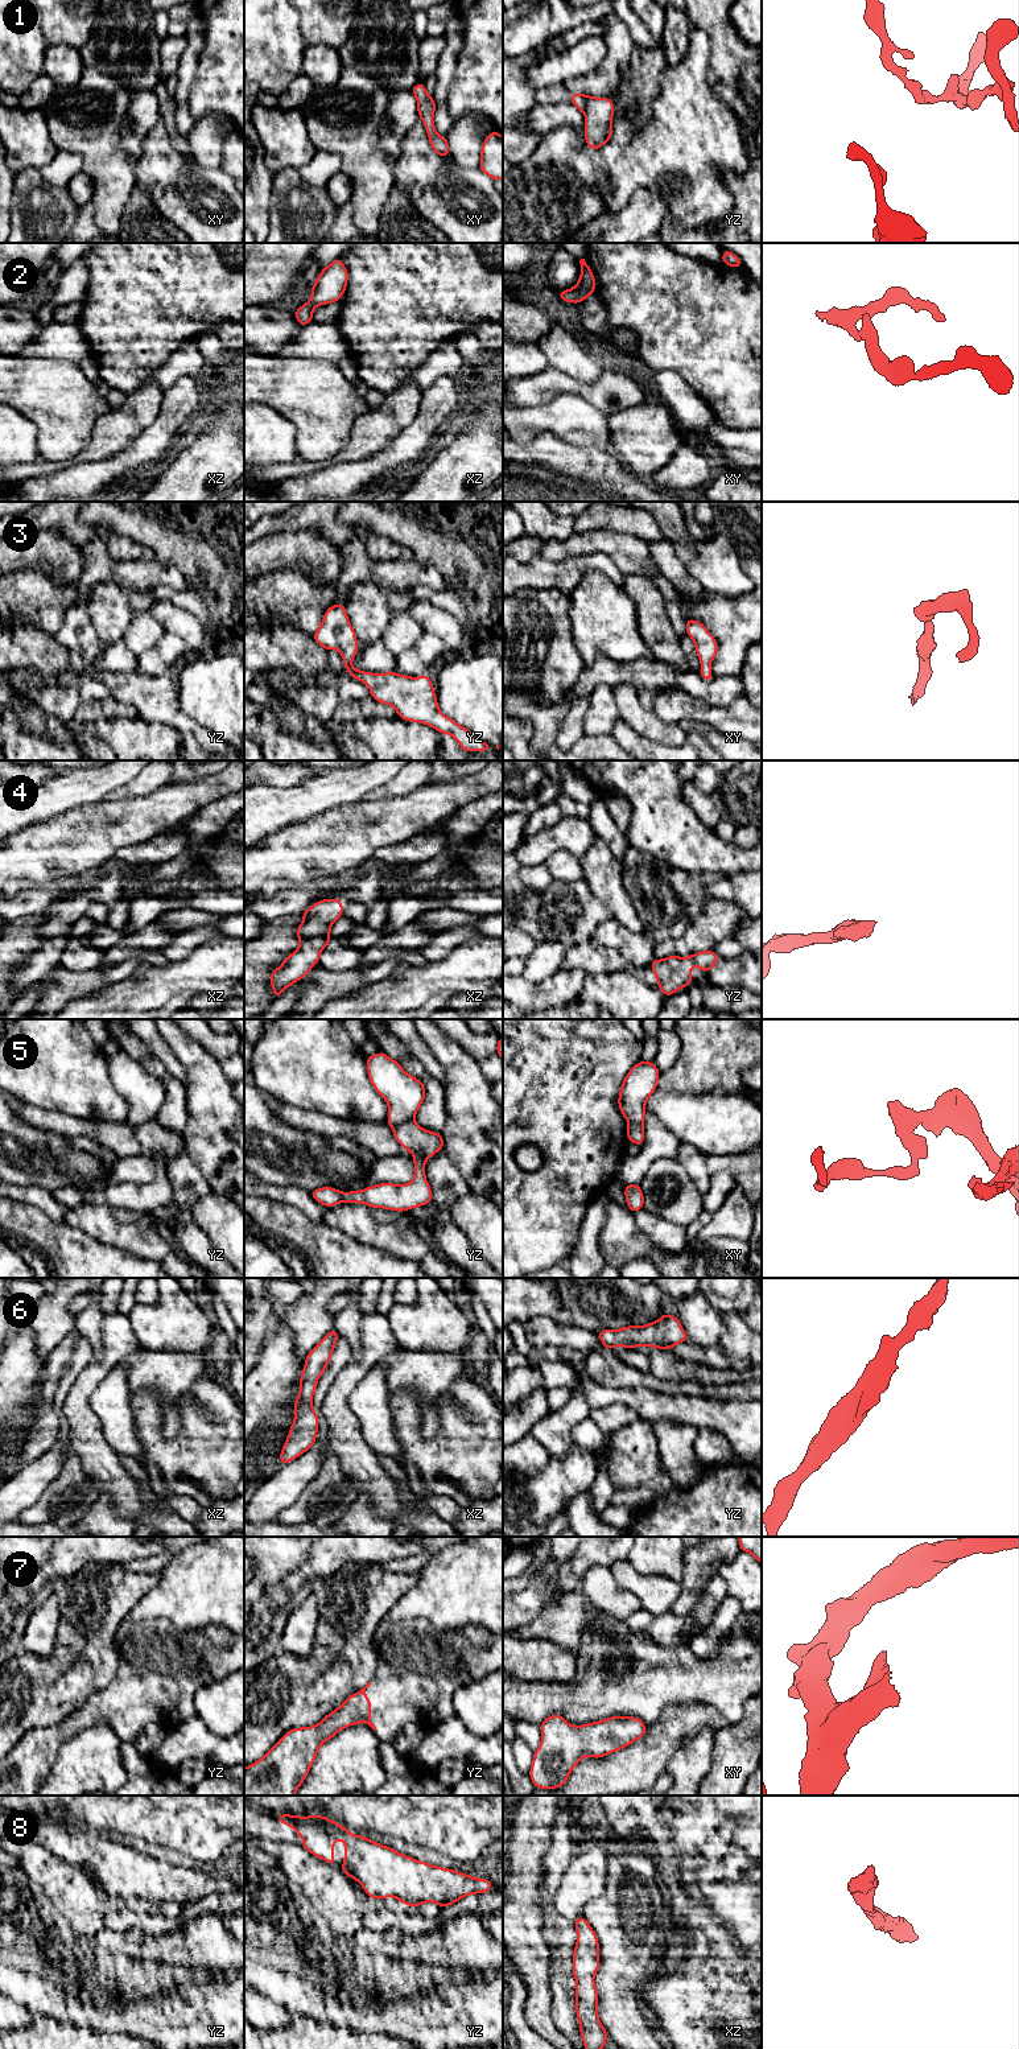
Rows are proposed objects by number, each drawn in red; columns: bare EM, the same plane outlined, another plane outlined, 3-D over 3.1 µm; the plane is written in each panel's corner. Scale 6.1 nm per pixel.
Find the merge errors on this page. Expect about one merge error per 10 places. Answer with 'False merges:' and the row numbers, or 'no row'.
False merges: 5

